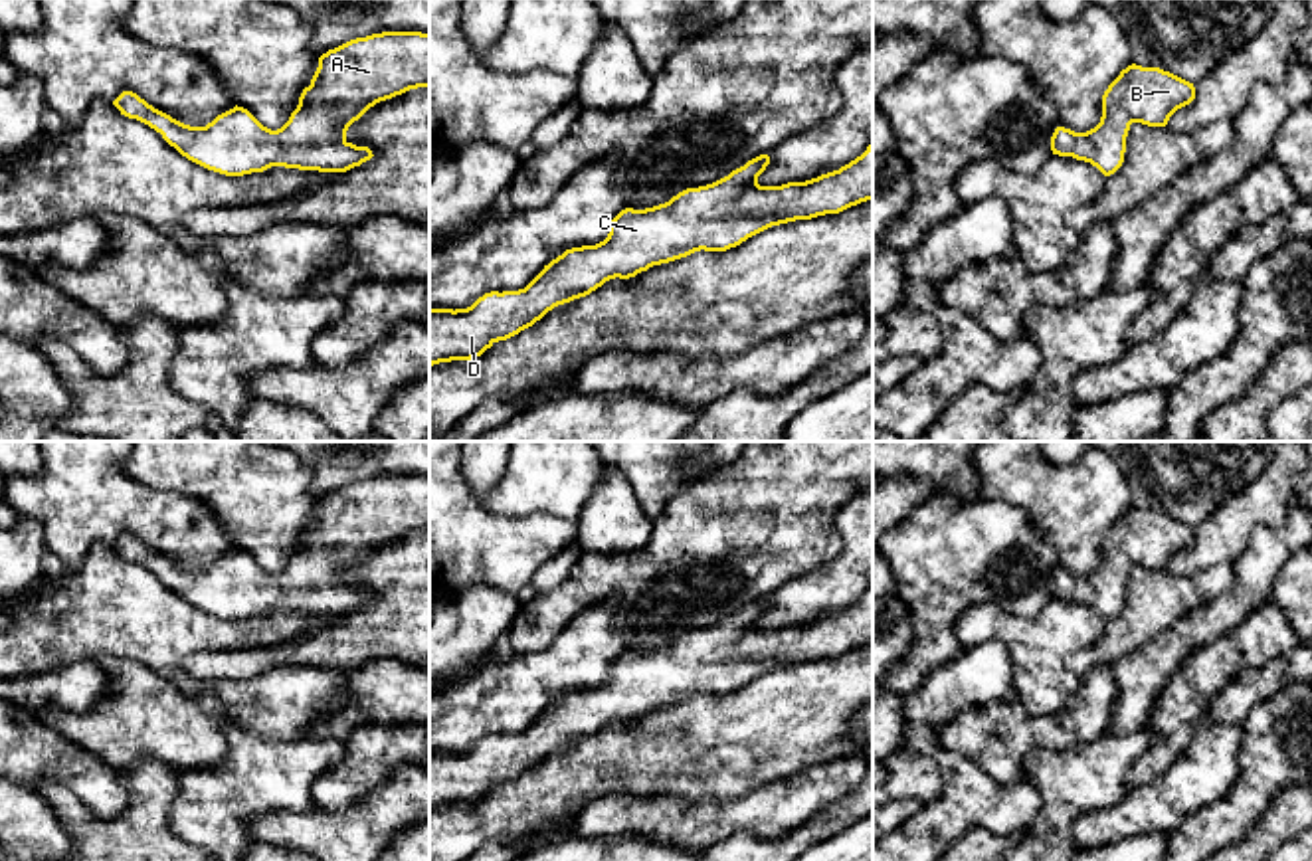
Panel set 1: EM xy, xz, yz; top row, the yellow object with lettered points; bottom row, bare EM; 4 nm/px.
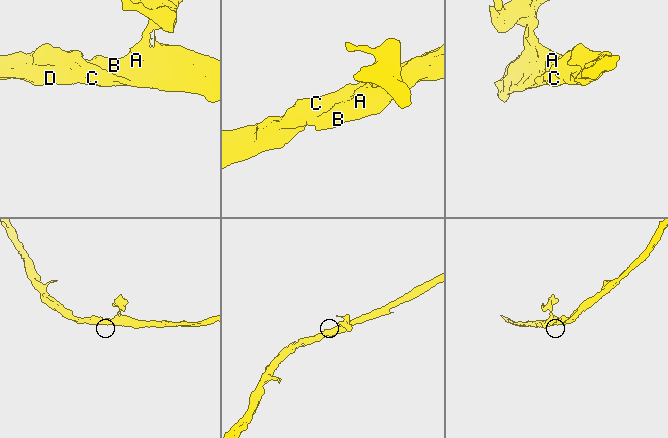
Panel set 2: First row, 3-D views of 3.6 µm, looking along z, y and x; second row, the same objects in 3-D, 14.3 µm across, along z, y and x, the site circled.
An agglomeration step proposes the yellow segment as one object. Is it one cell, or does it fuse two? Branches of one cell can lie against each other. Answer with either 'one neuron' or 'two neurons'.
one neuron

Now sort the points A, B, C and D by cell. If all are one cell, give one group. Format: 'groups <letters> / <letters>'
groups A B C D

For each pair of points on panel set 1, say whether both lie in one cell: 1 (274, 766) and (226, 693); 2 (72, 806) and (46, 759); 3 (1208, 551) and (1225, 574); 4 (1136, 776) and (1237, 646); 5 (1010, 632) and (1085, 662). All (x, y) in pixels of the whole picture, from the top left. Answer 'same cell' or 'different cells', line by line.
1: different cells
2: different cells
3: different cells
4: same cell
5: different cells

